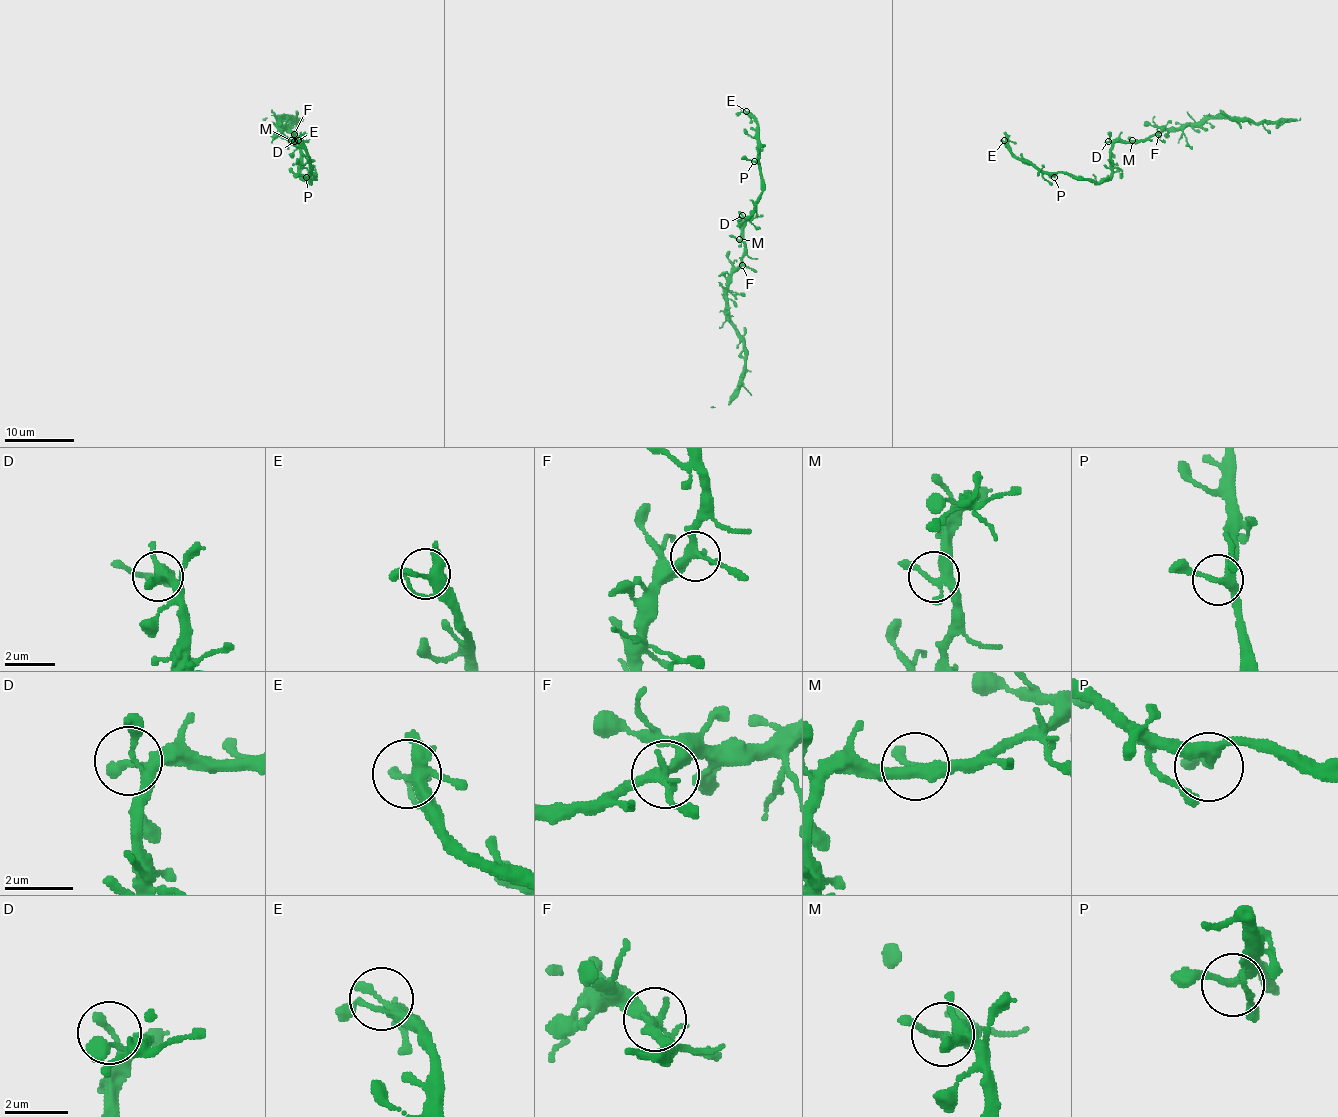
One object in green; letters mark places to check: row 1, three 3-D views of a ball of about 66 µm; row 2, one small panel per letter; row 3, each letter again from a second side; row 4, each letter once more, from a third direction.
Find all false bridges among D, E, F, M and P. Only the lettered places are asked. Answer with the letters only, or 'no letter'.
no letter

